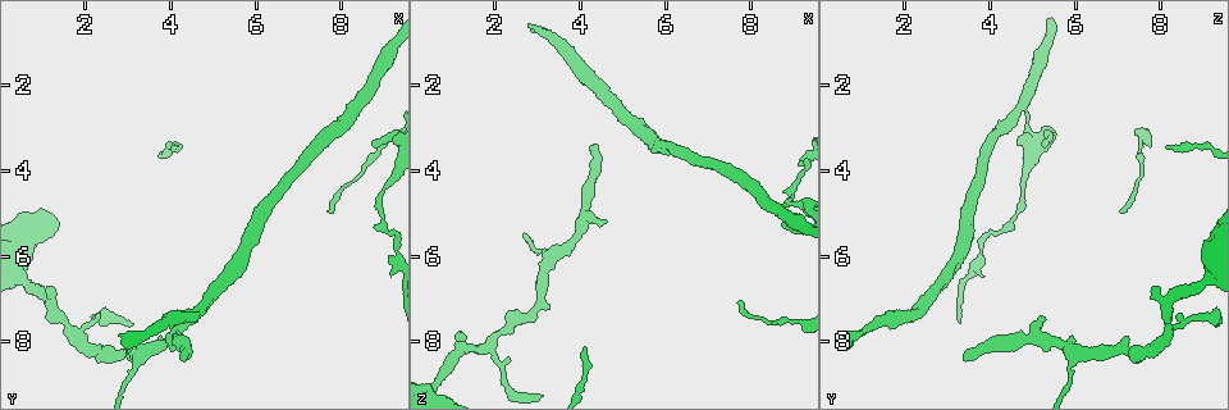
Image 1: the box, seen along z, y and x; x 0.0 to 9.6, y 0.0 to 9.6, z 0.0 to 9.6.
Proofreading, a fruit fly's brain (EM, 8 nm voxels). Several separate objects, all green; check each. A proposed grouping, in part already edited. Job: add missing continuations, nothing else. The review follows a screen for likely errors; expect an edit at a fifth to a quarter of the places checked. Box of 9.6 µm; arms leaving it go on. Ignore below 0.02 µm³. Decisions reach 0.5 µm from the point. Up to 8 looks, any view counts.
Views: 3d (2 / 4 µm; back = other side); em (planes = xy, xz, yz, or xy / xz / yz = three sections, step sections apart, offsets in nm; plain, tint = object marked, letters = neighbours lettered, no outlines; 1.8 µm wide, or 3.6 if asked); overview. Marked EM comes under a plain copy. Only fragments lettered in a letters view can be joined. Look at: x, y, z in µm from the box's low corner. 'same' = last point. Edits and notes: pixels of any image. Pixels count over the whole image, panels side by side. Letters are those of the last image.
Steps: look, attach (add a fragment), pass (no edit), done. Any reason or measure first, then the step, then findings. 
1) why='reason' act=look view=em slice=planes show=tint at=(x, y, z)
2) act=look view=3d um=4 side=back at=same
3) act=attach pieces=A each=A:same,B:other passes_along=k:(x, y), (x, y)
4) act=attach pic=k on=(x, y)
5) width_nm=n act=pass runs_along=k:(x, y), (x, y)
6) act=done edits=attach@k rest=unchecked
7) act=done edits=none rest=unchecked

why='an open end' act=look view=3d um=4 at=(4.35, 8.50, 3.45)

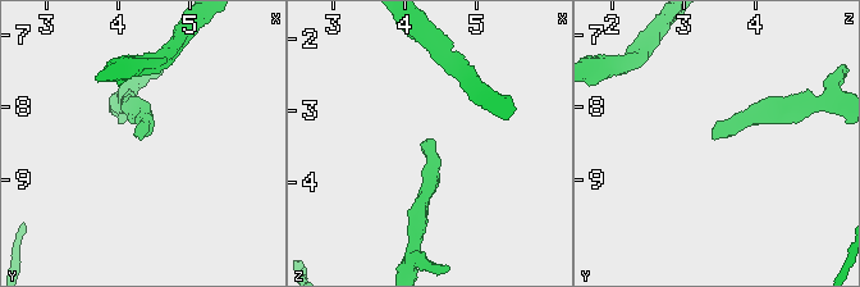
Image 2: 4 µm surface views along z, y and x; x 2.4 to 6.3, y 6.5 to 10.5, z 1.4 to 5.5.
why='now the EM' act=look view=em slice=planes show=tint at=(4.35, 8.45, 3.45)

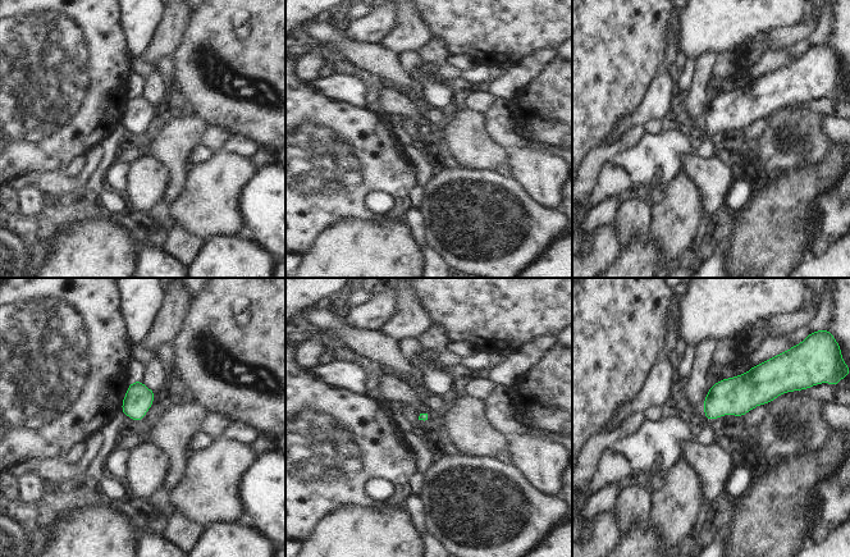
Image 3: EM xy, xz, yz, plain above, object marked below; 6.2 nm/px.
act=look view=em slice=planes show=letters at=same

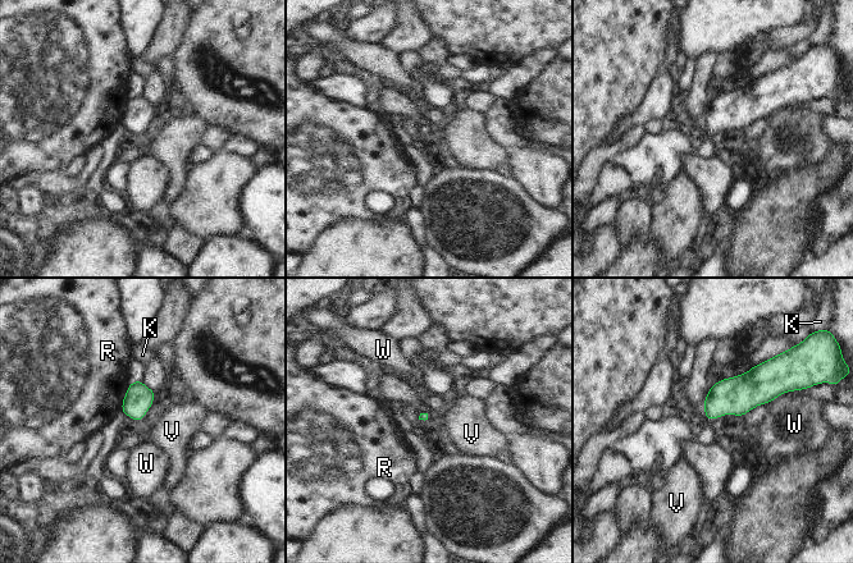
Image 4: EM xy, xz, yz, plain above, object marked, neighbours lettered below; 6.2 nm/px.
act=pass each=K:other,R:other,V:other,W:other border=4:(129, 384), (121, 403) found='none of them fits'

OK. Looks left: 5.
why='branch stops here' act=look view=3d um=4 at=(4.60, 7.55, 5.20)

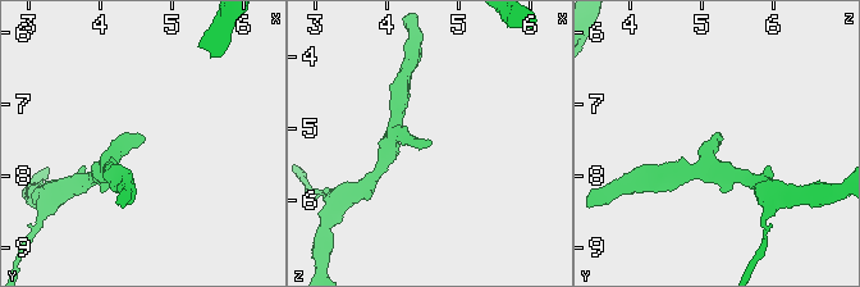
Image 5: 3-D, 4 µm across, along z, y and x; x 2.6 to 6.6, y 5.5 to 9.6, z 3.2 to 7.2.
act=look view=em slice=planes show=letters at=(4.65, 7.50, 5.15)

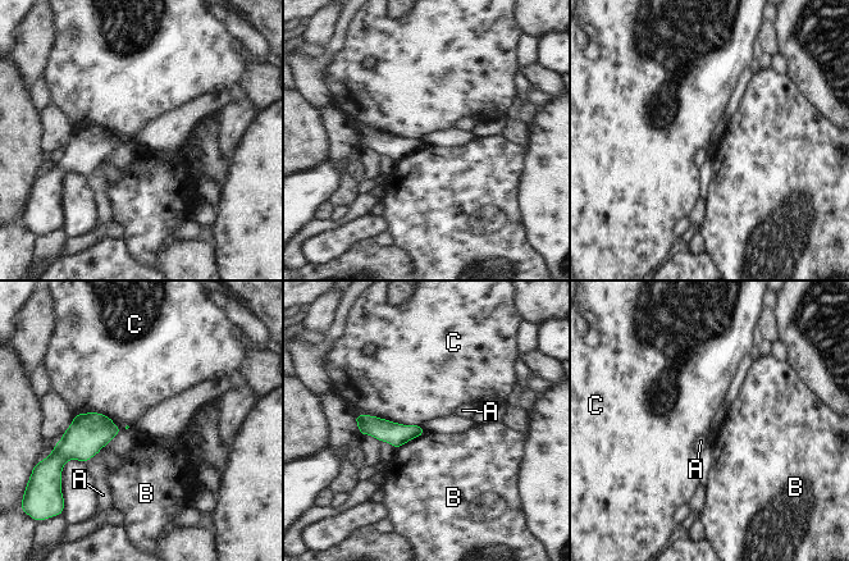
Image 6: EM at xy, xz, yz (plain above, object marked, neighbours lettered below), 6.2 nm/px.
act=pass each=A:other,B:other,C:other runs_along=6:(359, 418), (388, 432), (419, 432) found='no lettered fragment goes on from it'

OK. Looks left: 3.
why='branch stops here' act=look view=3d um=2 at=(8.65, 3.40, 5.30)

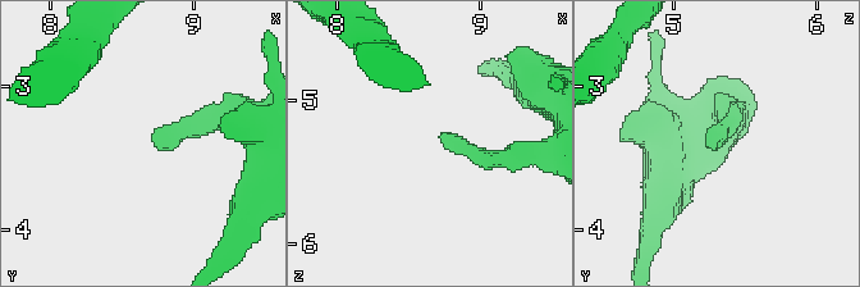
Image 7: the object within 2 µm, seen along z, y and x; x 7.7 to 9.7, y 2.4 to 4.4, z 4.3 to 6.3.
act=look view=em slice=planes show=tint at=(8.72, 3.40, 5.26)

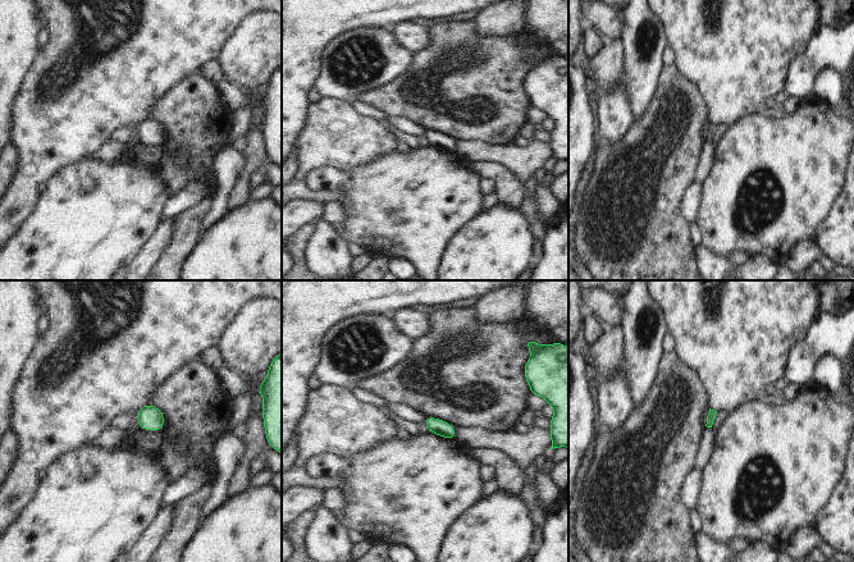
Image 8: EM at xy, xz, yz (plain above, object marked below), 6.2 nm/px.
act=look view=em slice=planes show=letters at=same

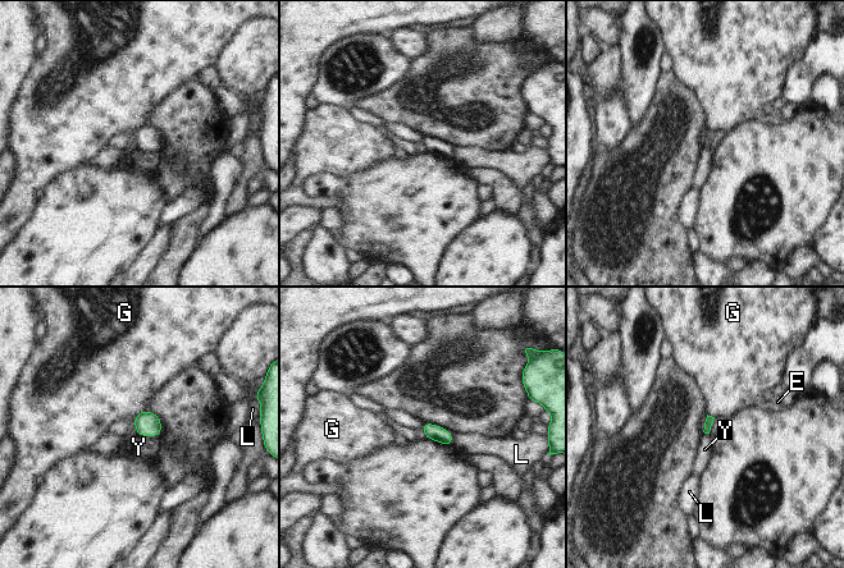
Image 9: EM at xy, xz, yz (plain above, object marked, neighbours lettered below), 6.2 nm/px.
act=pass each=E:other,G:other,L:other,Y:other border=9:(137, 433), (158, 438) found='none of them fits'

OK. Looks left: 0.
act=done edits=none rest=unchecked

